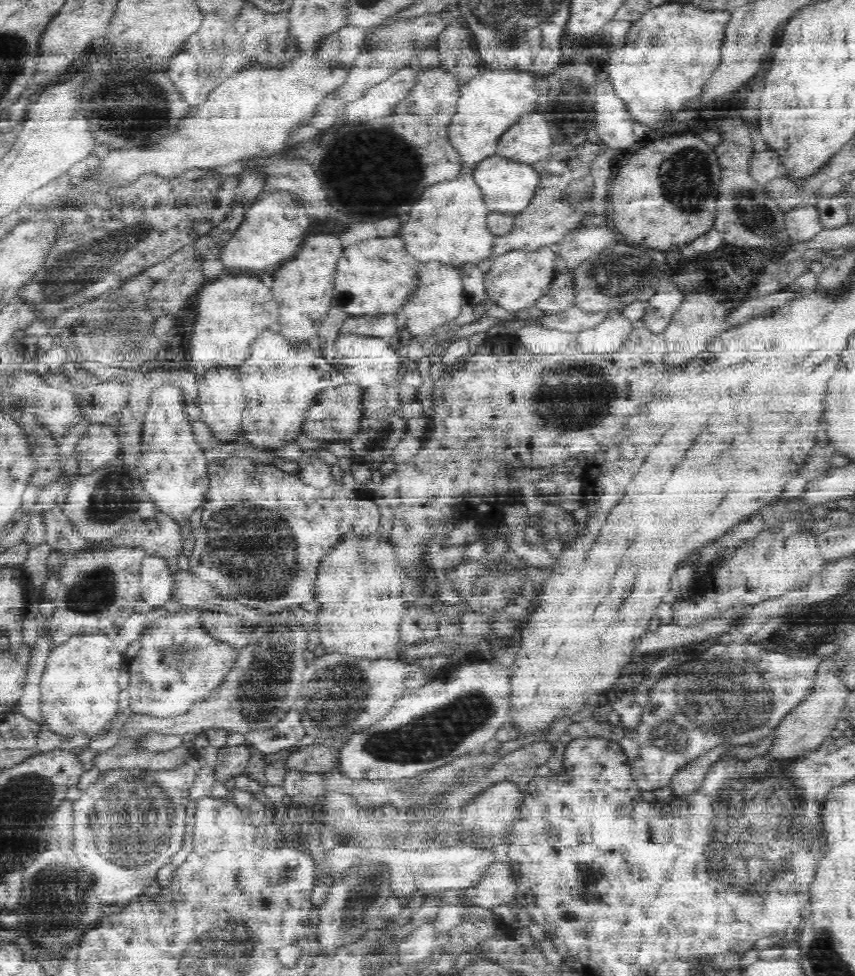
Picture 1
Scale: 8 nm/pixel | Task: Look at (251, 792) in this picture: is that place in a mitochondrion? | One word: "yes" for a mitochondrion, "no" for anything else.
no

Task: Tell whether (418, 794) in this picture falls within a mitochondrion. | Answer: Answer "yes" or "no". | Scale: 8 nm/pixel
yes

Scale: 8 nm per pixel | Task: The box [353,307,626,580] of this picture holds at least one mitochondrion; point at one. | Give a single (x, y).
(572, 394)

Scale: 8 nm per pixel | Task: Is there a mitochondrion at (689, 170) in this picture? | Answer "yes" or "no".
yes

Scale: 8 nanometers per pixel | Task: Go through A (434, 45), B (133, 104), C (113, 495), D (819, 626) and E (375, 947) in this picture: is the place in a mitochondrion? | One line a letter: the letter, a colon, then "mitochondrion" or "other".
A: other
B: mitochondrion
C: mitochondrion
D: mitochondrion
E: mitochondrion

